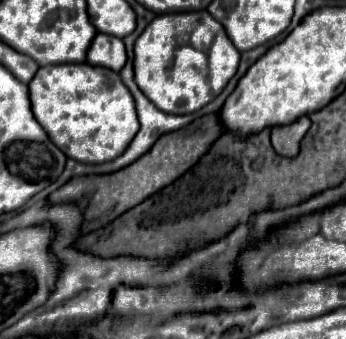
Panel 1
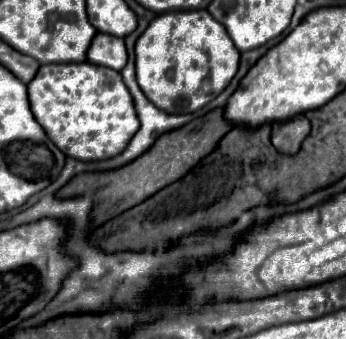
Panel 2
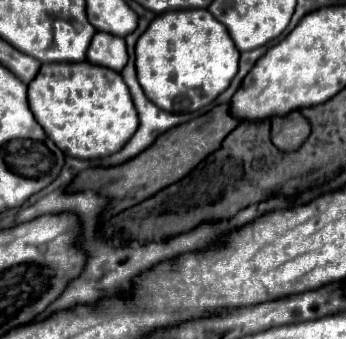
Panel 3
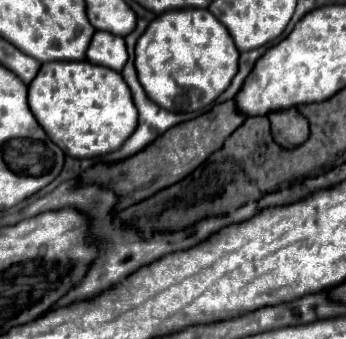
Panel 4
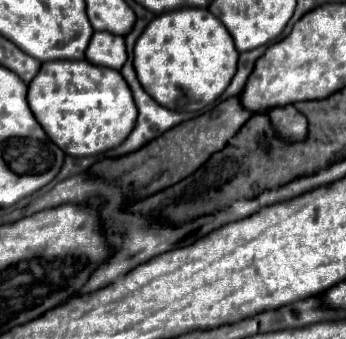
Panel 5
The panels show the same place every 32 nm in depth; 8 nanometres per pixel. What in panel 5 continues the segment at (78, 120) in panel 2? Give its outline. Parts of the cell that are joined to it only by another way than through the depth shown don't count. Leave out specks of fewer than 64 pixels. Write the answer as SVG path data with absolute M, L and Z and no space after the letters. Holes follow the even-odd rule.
M88 60L44 62L32 84L28 84L28 106L50 140L76 158L114 148L136 124L136 104L120 72Z

